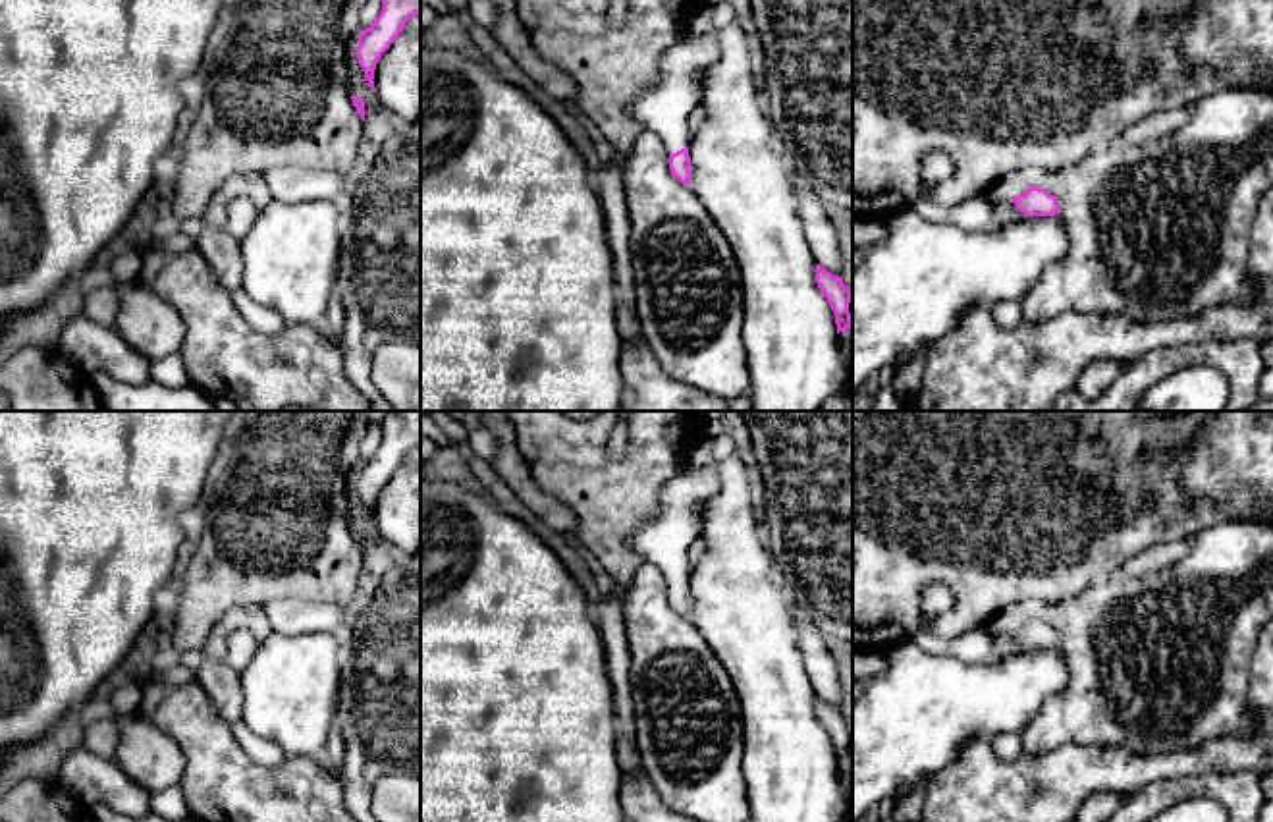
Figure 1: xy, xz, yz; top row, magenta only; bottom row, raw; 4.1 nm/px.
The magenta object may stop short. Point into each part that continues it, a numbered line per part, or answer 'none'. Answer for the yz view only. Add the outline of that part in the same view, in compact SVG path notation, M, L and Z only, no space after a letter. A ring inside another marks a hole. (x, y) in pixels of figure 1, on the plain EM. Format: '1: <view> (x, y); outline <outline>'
1: yz (980, 645); outline M928 621L914 631L912 641L930 656L953 656L961 662L978 664L999 662L1009 654L1028 650L1015 639L1013 631L976 627L953 641L945 641L934 633L932 623Z

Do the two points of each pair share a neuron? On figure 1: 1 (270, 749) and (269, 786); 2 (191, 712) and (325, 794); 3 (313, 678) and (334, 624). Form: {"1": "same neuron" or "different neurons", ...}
{"1": "different neurons", "2": "same neuron", "3": "different neurons"}

